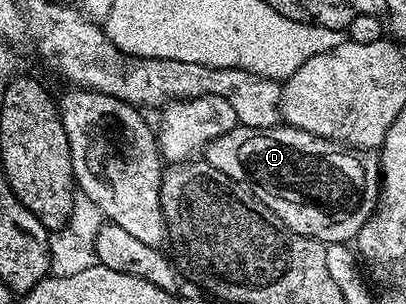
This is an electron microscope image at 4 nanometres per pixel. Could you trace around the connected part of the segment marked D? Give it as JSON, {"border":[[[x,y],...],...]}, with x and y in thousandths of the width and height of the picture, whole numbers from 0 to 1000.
{"border":[[[581,414],[512,467],[505,523],[515,546],[544,559],[544,572],[618,622],[645,671],[663,678],[663,691],[672,691],[672,704],[682,704],[682,717],[712,743],[712,757],[751,770],[793,803],[855,803],[872,793],[889,743],[899,743],[899,730],[921,711],[933,678],[938,569],[933,520],[921,497],[830,474],[823,461],[803,461],[739,421]]]}

